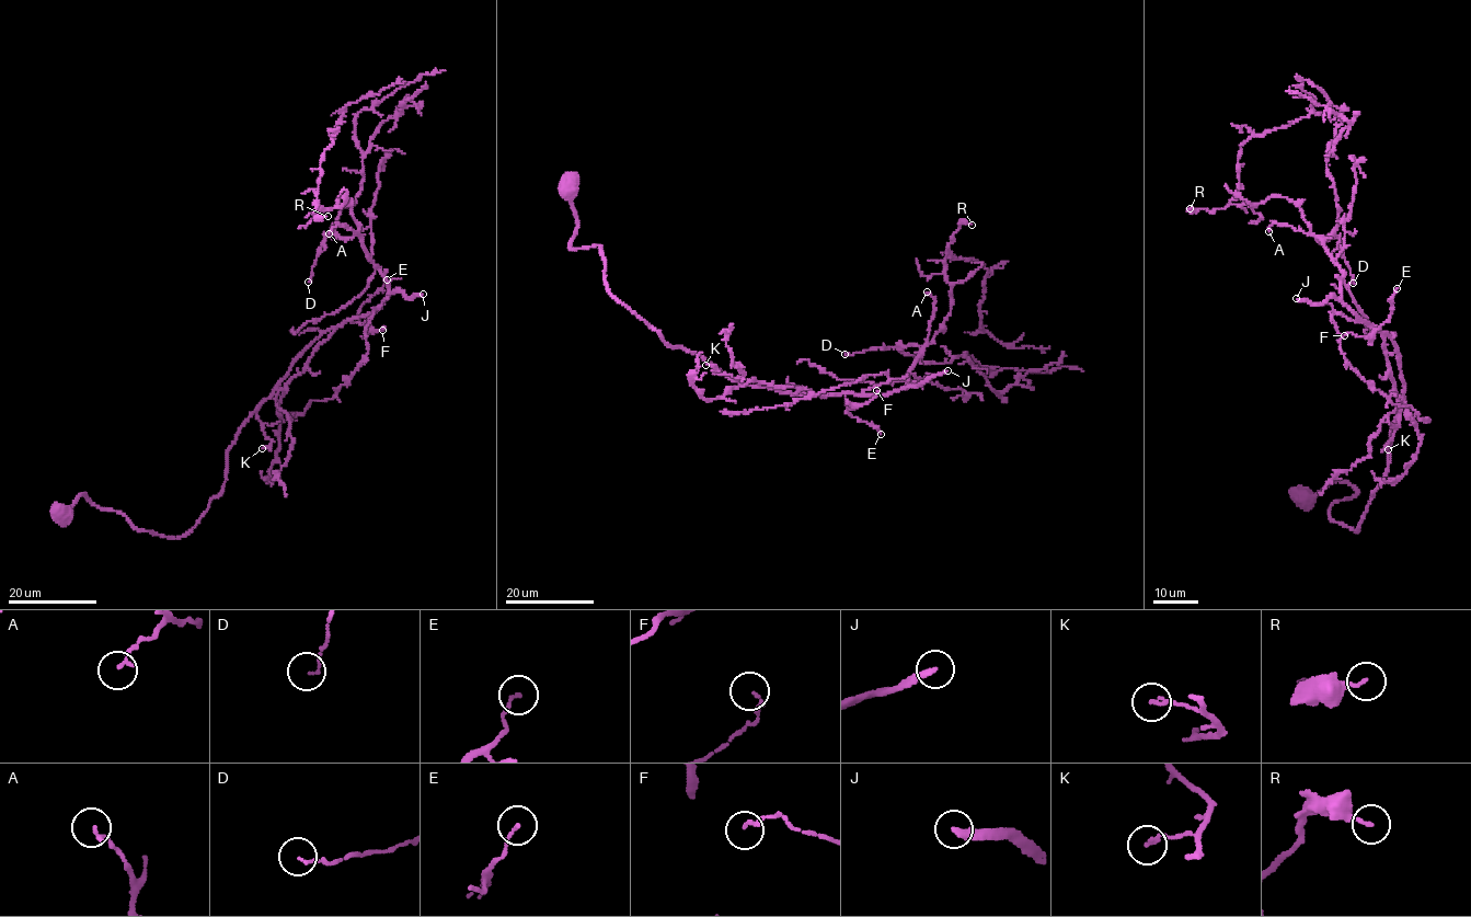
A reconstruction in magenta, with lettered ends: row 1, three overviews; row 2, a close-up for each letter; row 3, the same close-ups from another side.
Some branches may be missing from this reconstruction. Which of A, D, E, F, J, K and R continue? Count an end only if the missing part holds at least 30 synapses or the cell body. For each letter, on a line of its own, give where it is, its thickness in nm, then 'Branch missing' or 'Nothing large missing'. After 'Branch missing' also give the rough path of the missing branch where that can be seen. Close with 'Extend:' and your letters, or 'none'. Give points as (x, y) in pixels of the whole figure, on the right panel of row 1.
A: Place: (1268, 231). Thickness 130 nm. Nothing large missing
D: Place: (1353, 283). Thickness 100 nm. Nothing large missing
E: Place: (1397, 288). Thickness 120 nm. Nothing large missing
F: Place: (1344, 335). Thickness 110 nm. Nothing large missing
J: Place: (1296, 298). Thickness 280 nm. Branch missing. Course of what is missing: (1296, 298), (1167, 187), (1153, 113), (1162, 96), (1194, 110), (1230, 101), (1170, 75)
K: Place: (1388, 449). Thickness 130 nm. Nothing large missing
R: Place: (1190, 208). Thickness 120 nm. Nothing large missing
Extend: J

